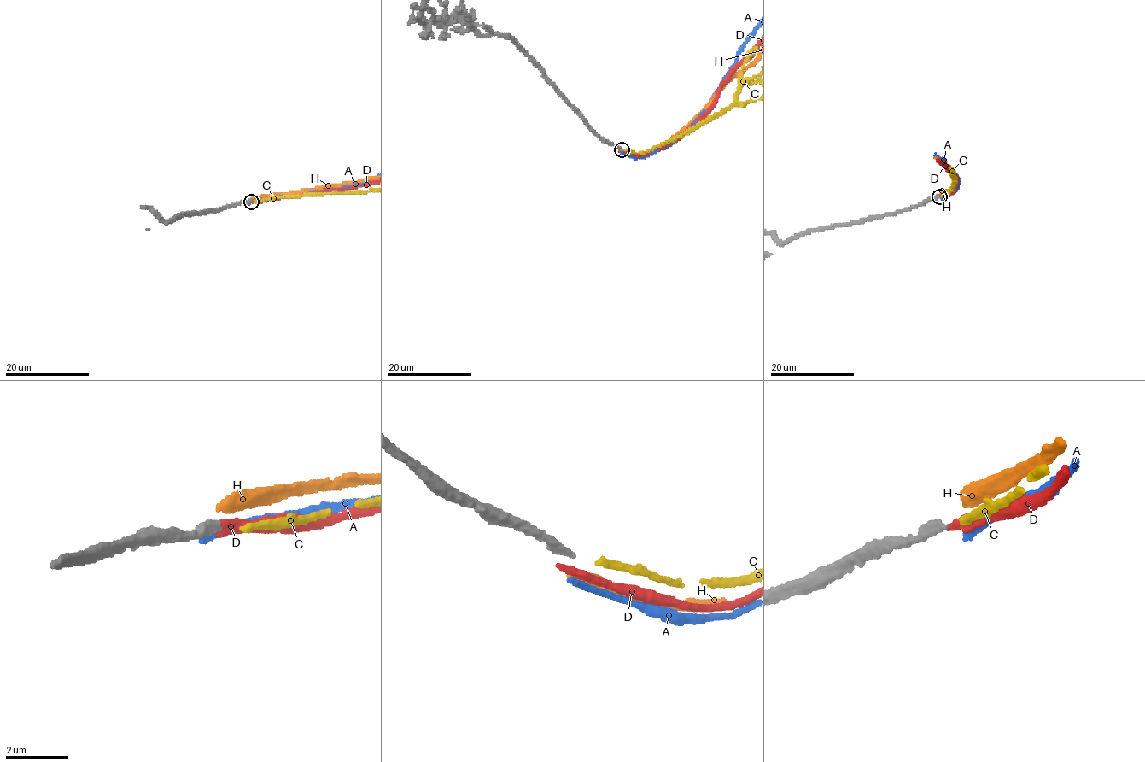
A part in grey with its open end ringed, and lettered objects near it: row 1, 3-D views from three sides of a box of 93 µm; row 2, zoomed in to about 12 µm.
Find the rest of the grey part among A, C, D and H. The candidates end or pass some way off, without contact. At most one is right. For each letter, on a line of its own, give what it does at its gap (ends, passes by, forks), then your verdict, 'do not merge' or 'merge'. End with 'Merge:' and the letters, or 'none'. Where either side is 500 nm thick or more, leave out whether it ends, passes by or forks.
A: it ends | do not merge
C: it ends | do not merge
D: it ends | do not merge
H: it ends | do not merge
Merge: none

